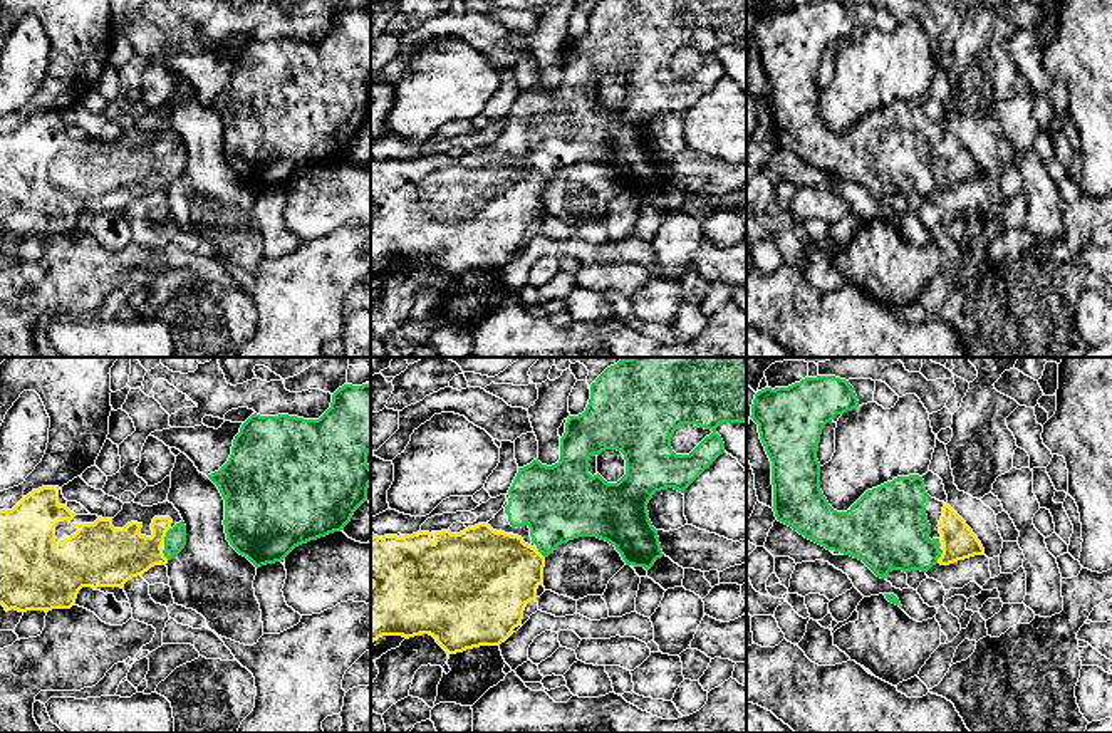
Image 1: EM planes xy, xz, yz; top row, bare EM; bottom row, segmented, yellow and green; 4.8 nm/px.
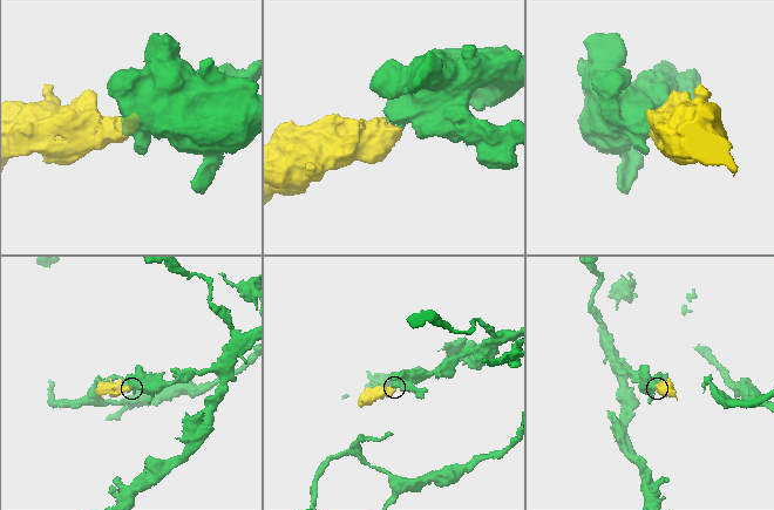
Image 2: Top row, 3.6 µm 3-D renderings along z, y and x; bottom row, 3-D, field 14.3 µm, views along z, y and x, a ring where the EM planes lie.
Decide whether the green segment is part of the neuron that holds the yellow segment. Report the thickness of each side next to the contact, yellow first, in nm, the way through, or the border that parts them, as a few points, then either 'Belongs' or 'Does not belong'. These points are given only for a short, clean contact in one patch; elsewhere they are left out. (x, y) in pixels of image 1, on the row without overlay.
Thickness 260 nm (yellow) against 110 nm. Path across: xy (116, 178), (145, 176), (165, 160), (175, 165). Belongs

